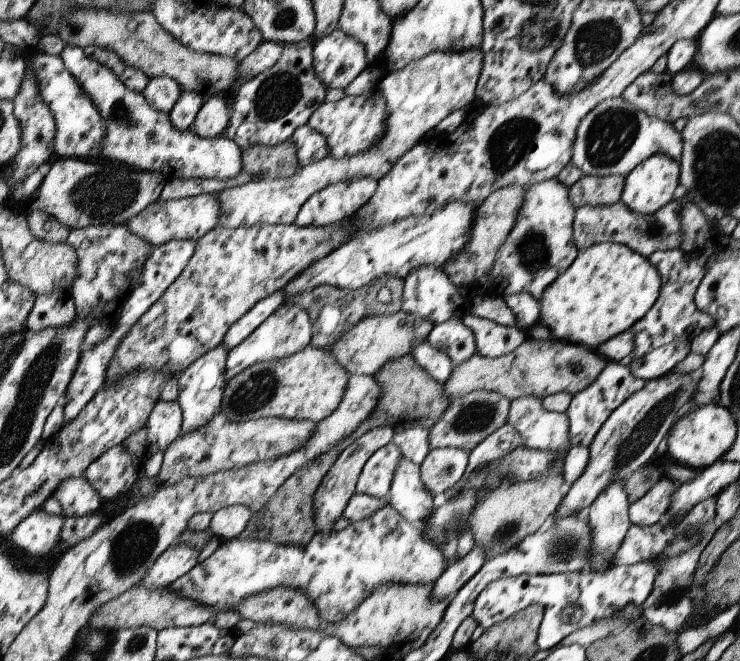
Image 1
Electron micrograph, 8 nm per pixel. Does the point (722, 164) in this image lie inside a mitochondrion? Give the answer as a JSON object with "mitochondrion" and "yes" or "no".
{"mitochondrion":"yes"}

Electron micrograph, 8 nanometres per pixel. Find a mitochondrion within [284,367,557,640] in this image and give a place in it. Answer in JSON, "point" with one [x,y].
{"point":[474,417]}

